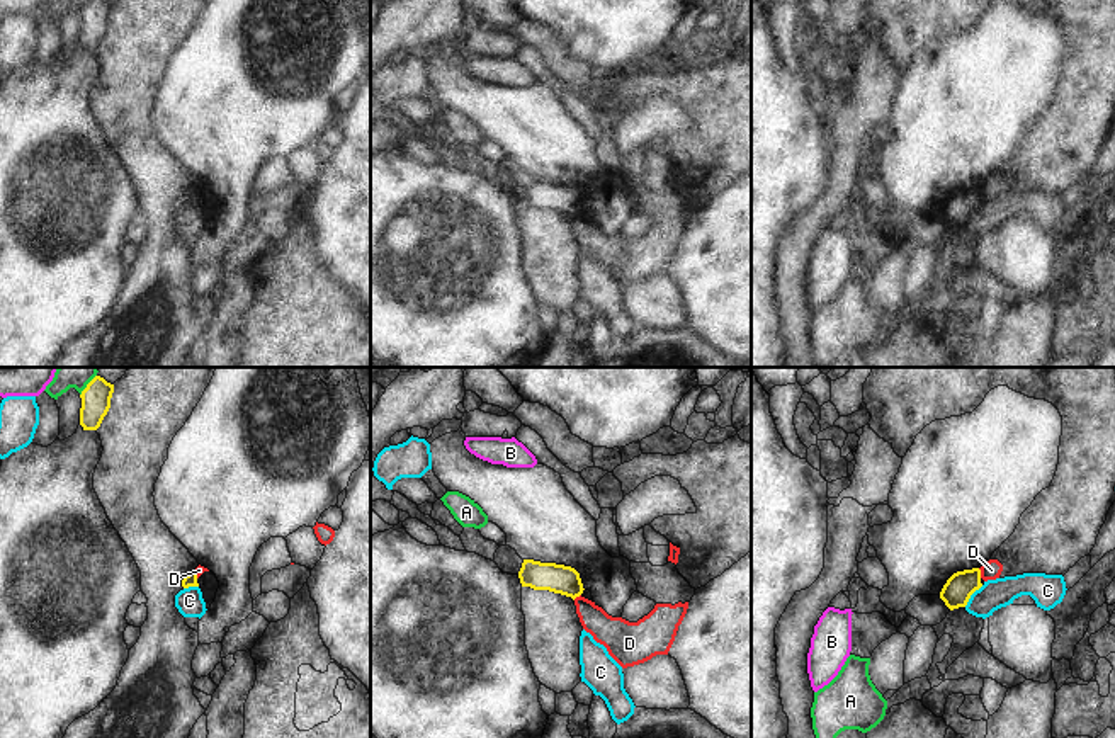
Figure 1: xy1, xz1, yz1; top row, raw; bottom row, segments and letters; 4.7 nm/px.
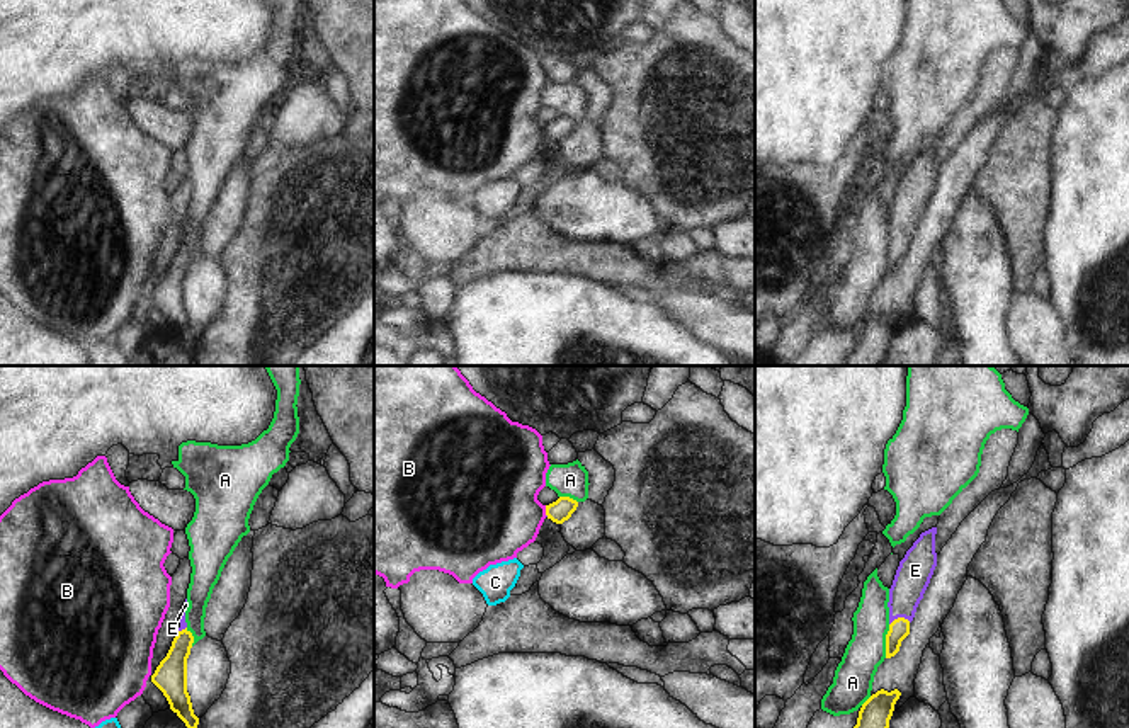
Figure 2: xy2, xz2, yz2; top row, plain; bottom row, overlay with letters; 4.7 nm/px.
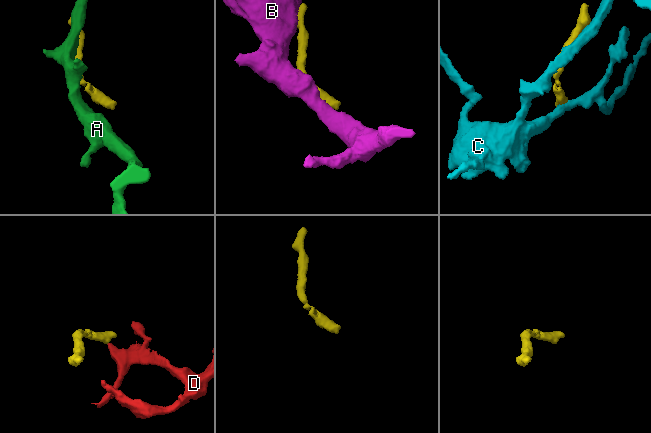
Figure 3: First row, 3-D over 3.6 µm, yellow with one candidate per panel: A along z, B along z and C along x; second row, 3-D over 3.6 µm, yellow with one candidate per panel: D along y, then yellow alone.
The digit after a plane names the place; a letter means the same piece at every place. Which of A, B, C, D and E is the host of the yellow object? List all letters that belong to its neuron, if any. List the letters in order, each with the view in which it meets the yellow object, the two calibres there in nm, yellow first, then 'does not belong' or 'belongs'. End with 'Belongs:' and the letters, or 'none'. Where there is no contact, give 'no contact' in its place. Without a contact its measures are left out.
A: meets yellow in yz2; 100 nm thick on the yellow side, 190 nm on the other; does not belong
B: meets yellow in xz2; 110 nm thick on the yellow side, 440 nm on the other; does not belong
C: meets yellow in yz1; 140 nm thick on the yellow side, 140 nm on the other; does not belong
D: meets yellow in yz1; 140 nm thick on the yellow side, 90 nm on the other; does not belong
E: meets yellow in yz2; 100 nm thick on the yellow side, 160 nm on the other; belongs
Belongs: E

